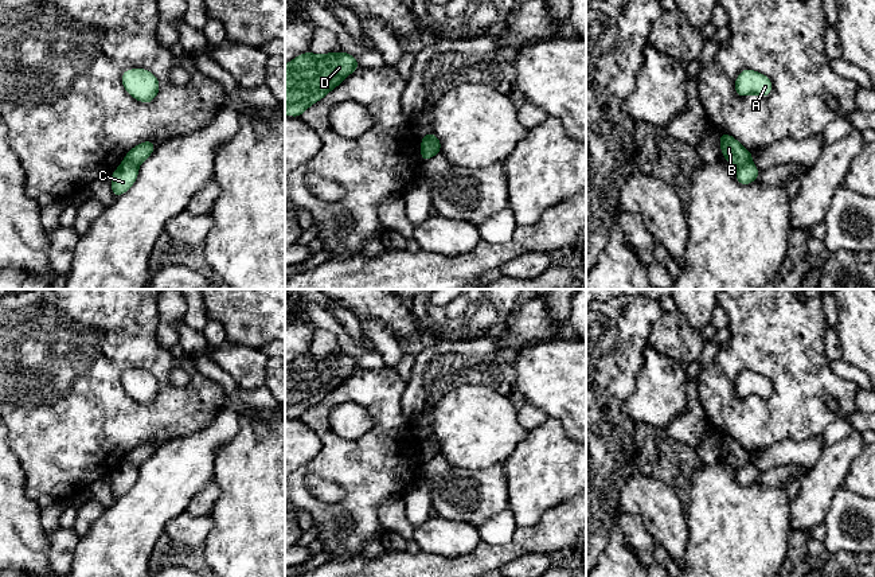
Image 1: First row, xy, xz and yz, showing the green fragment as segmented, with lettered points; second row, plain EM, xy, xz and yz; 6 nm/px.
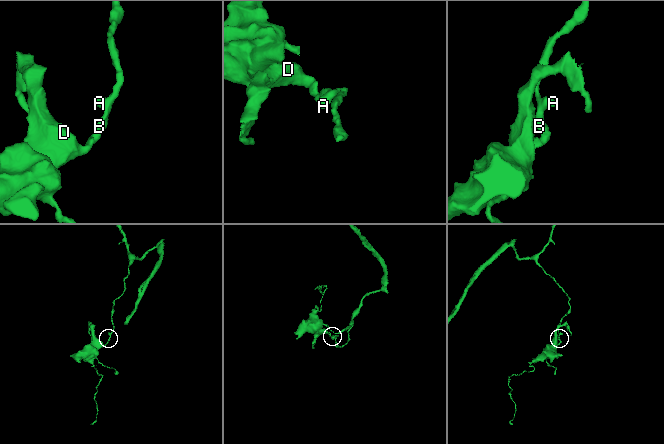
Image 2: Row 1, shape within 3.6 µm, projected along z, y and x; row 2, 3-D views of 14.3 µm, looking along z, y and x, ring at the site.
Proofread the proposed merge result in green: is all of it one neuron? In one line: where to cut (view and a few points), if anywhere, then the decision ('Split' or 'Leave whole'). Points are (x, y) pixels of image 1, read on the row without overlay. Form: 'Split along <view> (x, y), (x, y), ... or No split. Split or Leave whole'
Split along xz (424, 435), (440, 452). Split

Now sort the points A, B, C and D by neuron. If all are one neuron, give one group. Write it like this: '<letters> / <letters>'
A B / C D

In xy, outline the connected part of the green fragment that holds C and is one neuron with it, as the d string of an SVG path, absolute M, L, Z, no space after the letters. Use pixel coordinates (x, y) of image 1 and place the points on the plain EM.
M124 460L118 469L110 476L113 496L117 499L125 495L137 479L138 468Z

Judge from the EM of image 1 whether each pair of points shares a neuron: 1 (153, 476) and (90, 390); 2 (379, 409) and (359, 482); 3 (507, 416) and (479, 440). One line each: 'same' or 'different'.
1: different
2: same
3: same

